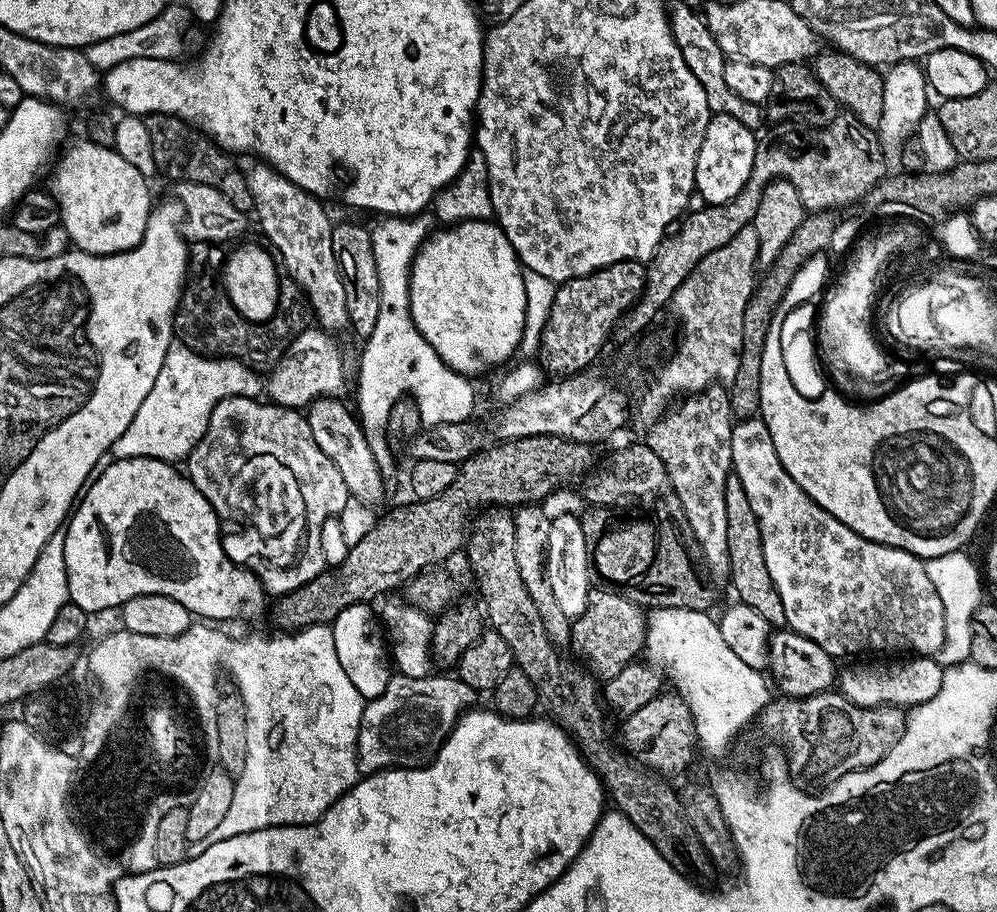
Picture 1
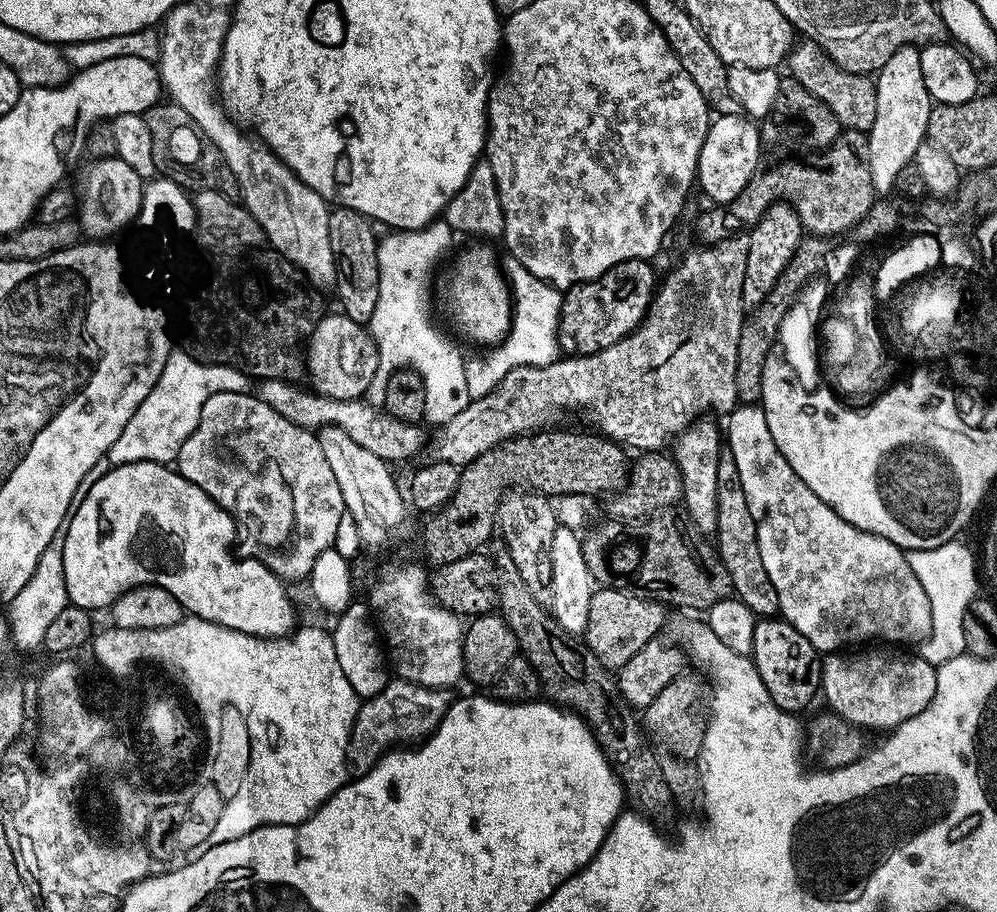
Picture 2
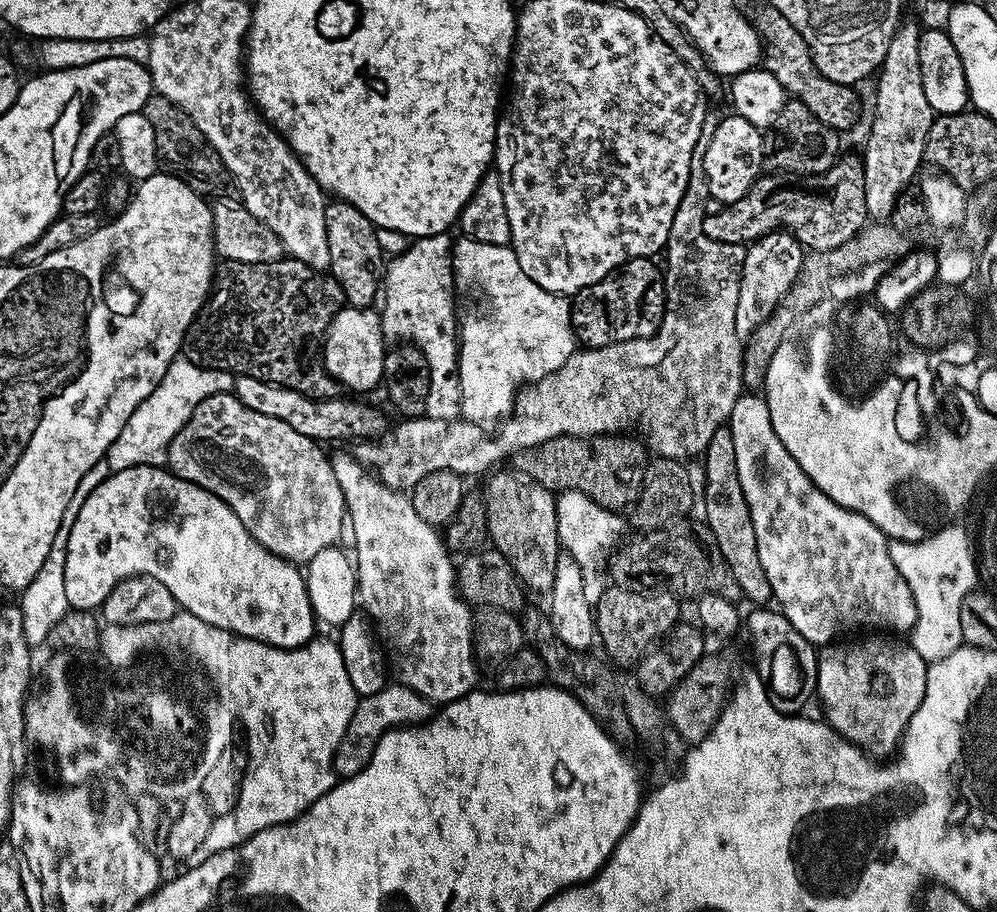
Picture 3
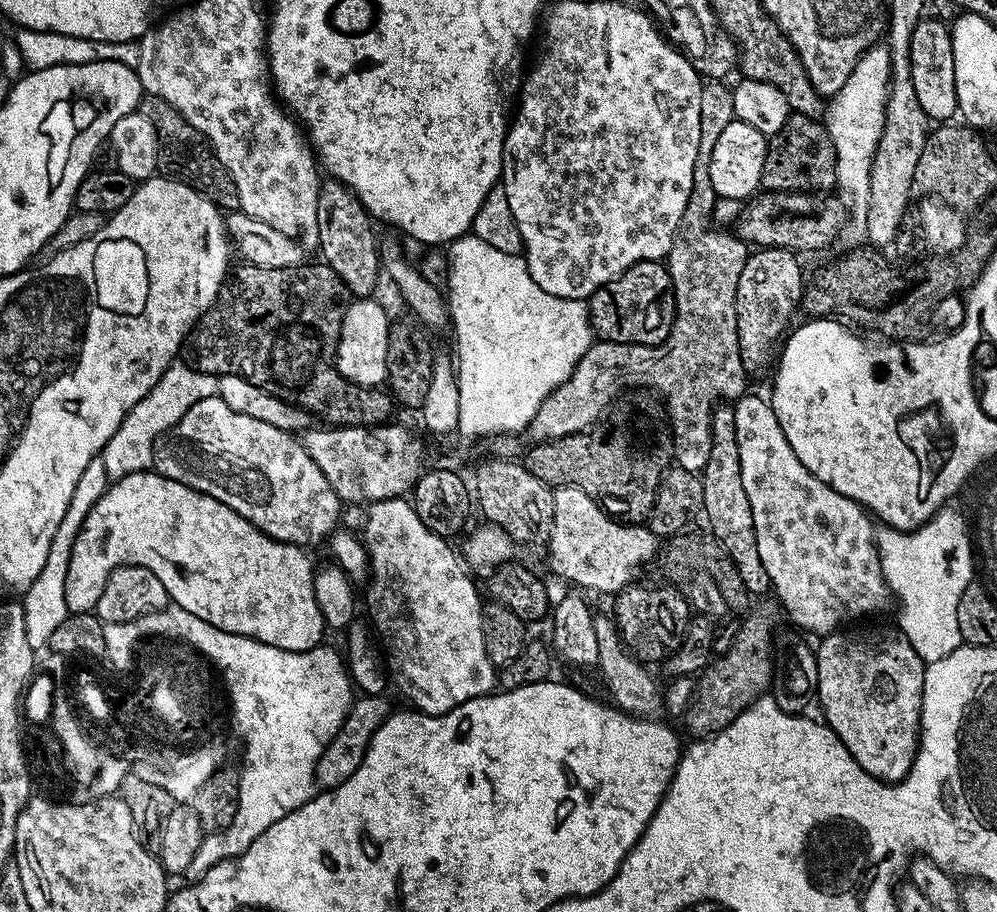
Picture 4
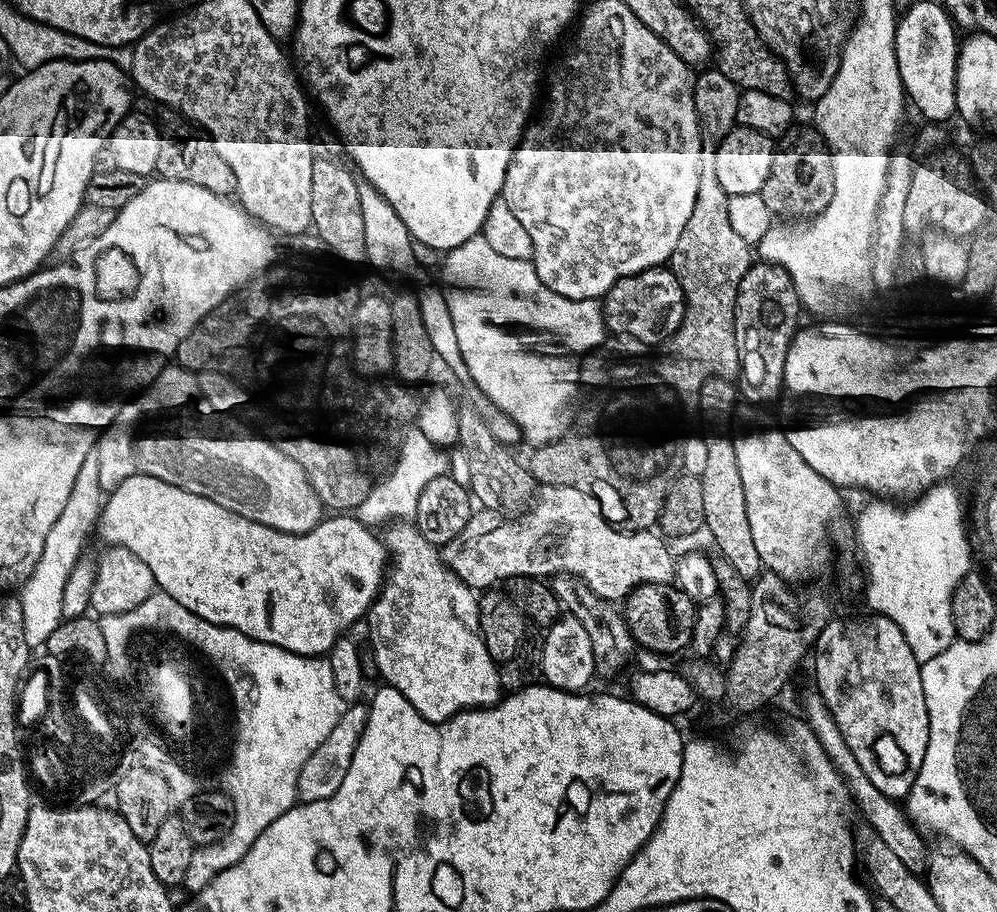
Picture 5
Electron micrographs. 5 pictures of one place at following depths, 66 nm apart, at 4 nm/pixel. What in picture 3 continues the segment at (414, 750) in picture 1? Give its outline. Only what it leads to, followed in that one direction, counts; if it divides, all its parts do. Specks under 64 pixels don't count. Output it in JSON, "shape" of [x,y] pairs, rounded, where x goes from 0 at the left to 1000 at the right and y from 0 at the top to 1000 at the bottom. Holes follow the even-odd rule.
{"shape":[[[400,748],[386,749],[385,754],[379,757],[379,761],[360,764],[355,787],[351,787],[351,796],[347,796],[343,814],[339,814],[333,843],[341,853],[359,849],[371,836],[375,818],[385,808],[385,804],[393,798],[408,798],[423,794],[434,784],[434,781],[434,773],[427,765],[423,765],[418,759]]]}

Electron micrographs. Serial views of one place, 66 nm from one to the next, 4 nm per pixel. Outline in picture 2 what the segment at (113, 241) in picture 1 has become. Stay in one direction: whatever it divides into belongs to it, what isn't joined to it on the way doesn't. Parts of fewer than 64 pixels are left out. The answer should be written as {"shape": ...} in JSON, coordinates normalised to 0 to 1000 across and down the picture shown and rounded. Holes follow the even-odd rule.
{"shape":[[[119,173],[98,175],[88,181],[78,205],[78,245],[85,260],[115,260],[112,258],[122,253],[127,246],[137,245],[146,198]]]}

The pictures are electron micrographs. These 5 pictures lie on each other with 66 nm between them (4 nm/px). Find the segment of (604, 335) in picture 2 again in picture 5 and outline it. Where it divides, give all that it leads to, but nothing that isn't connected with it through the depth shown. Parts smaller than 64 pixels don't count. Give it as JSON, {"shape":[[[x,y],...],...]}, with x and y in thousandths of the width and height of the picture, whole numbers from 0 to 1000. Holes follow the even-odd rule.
{"shape":[[[673,293],[649,294],[624,305],[604,326],[606,357],[611,365],[639,373],[643,379],[665,378],[673,373],[686,351],[686,323]]]}

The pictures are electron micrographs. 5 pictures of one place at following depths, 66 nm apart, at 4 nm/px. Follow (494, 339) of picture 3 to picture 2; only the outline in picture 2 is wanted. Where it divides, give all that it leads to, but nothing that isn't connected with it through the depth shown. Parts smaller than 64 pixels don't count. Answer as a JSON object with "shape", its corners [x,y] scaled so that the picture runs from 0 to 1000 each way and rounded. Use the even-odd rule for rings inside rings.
{"shape":[[[507,284],[504,293],[510,315],[514,318],[514,356],[510,367],[501,377],[488,383],[489,390],[470,394],[466,398],[467,423],[473,436],[482,436],[494,430],[504,414],[508,414],[508,410],[520,401],[527,399],[543,404],[554,399],[563,389],[562,376],[558,370],[558,359],[562,352],[563,317],[545,311],[516,284]]]}

